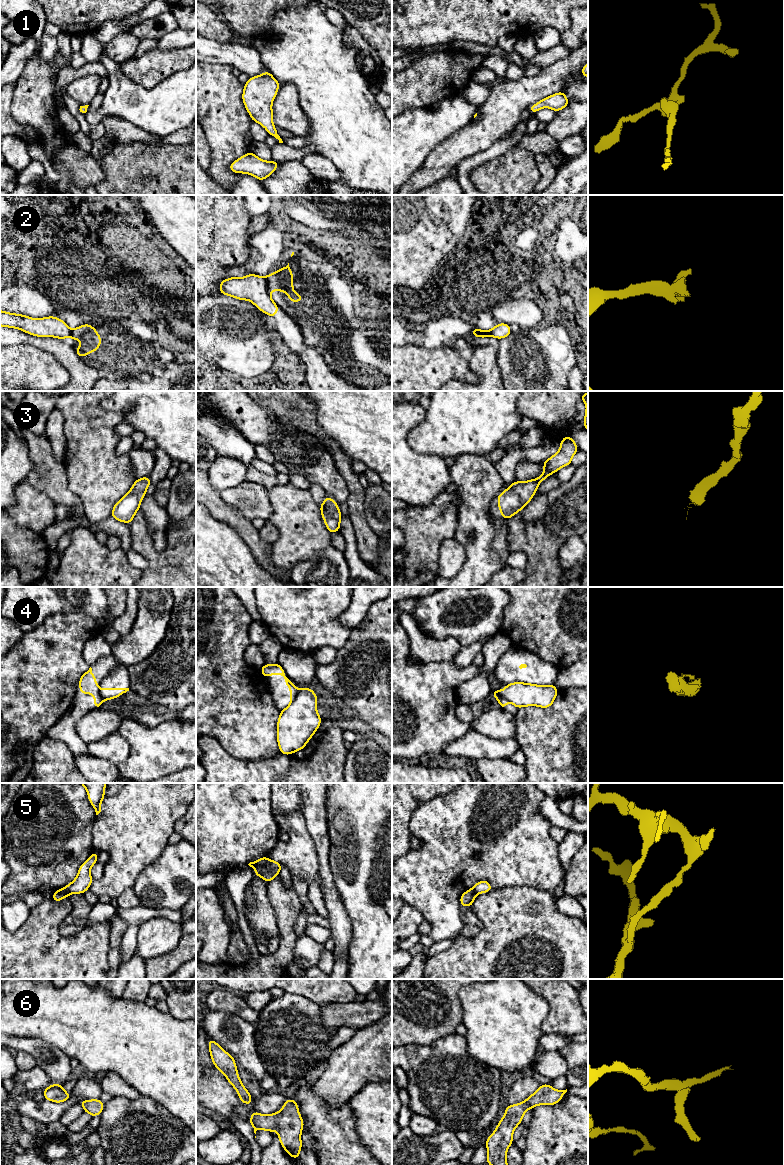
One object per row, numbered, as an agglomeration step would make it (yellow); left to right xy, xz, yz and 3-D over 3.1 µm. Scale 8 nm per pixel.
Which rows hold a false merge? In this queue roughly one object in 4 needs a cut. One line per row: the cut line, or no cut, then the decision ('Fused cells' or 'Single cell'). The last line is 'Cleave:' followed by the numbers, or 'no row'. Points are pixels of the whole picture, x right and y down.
1: No split. Single cell
2: Split along xz (265, 278), (269, 294). Fused cells
3: No split. Single cell
4: Split along yz (492, 692), (507, 699). Fused cells
5: Split along xz (269, 860), (255, 869). Fused cells
6: No split. Single cell
Cleave: 2, 4, 5

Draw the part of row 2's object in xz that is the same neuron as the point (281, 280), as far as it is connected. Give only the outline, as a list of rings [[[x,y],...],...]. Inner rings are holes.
[[[289,263],[286,267],[280,268],[276,273],[270,273],[266,277],[266,283],[268,293],[272,291],[283,291],[289,296],[290,302],[302,302],[303,297],[300,294],[296,294],[293,289],[293,273],[289,267]]]

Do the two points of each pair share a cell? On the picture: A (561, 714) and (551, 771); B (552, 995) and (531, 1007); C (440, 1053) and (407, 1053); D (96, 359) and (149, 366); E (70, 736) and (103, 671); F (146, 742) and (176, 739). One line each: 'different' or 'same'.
A: same
B: different
C: same
D: same
E: same
F: same

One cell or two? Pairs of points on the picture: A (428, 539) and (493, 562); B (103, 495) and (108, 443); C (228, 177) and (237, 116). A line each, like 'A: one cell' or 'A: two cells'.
A: two cells
B: one cell
C: one cell

